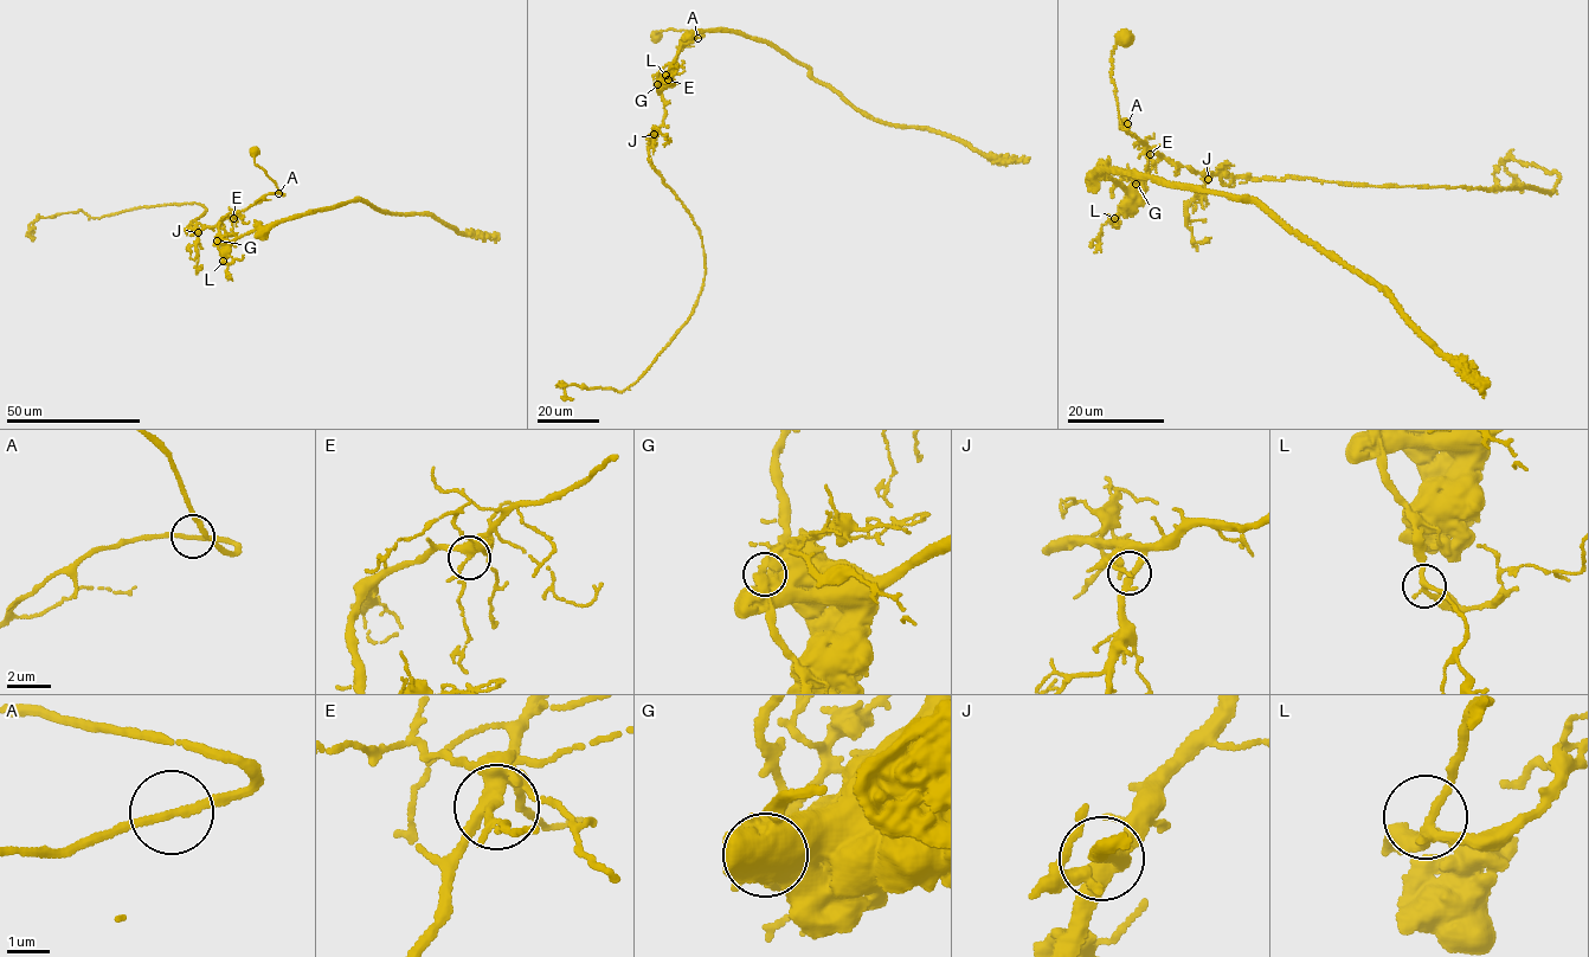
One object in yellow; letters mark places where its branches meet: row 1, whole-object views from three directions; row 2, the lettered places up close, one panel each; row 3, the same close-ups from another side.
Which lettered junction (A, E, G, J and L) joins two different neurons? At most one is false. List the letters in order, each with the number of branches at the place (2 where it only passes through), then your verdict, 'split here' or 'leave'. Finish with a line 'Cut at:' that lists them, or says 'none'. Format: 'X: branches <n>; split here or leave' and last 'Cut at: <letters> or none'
A: branches 2; leave
E: branches 3; leave
G: branches 1; split here
J: branches 2; leave
L: branches 3; leave
Cut at: G

